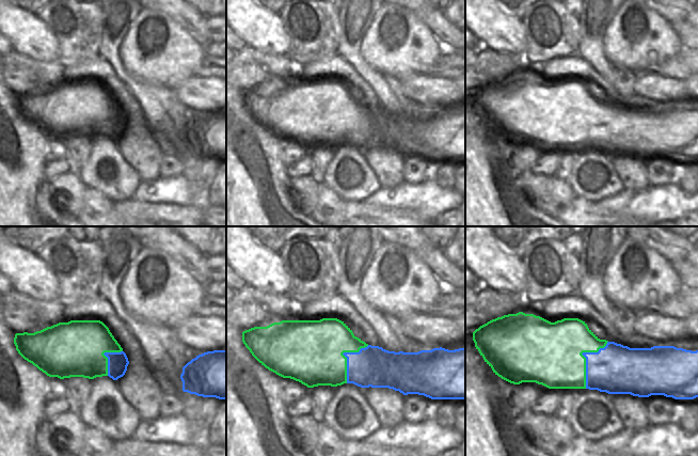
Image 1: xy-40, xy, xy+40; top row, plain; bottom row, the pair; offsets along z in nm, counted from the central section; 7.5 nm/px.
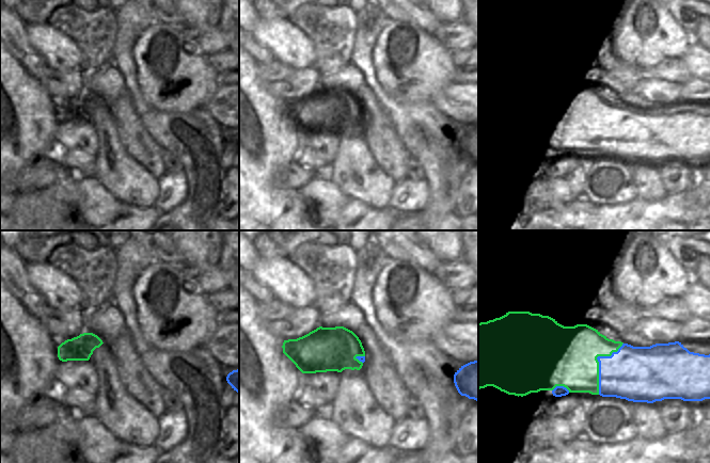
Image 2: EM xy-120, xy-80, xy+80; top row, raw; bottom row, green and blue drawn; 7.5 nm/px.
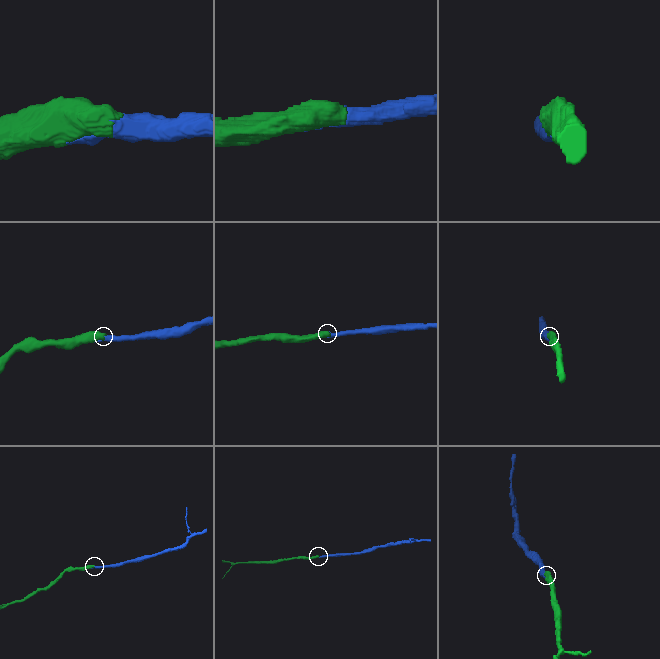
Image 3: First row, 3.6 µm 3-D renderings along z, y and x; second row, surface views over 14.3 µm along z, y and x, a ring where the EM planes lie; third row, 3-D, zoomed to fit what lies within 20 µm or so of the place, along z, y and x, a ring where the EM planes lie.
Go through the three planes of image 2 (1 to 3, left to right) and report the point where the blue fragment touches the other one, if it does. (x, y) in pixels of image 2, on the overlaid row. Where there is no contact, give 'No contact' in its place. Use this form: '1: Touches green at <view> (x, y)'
1: No contact
2: Touches green at xy-80 (358, 360)
3: Touches green at xy+80 (598, 362)

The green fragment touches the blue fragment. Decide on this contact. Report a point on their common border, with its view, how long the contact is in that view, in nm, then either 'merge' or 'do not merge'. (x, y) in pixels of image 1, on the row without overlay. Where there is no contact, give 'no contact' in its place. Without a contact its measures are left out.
contact xy+40 (584, 118); length 400 nm; merge

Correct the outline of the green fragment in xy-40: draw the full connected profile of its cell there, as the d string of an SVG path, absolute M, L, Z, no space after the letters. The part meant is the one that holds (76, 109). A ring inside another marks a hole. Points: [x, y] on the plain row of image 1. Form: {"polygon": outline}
{"polygon": "M100 81L59 83L34 94L16 94L14 105L18 114L49 138L60 140L83 138L94 140L123 138L129 125L126 114L109 89Z"}

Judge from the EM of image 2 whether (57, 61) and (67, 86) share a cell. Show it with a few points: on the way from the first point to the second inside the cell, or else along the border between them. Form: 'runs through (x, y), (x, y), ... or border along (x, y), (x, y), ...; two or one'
border along (47, 64), (56, 69), (79, 68); two

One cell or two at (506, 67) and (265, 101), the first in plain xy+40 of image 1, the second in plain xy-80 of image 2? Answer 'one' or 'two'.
two

